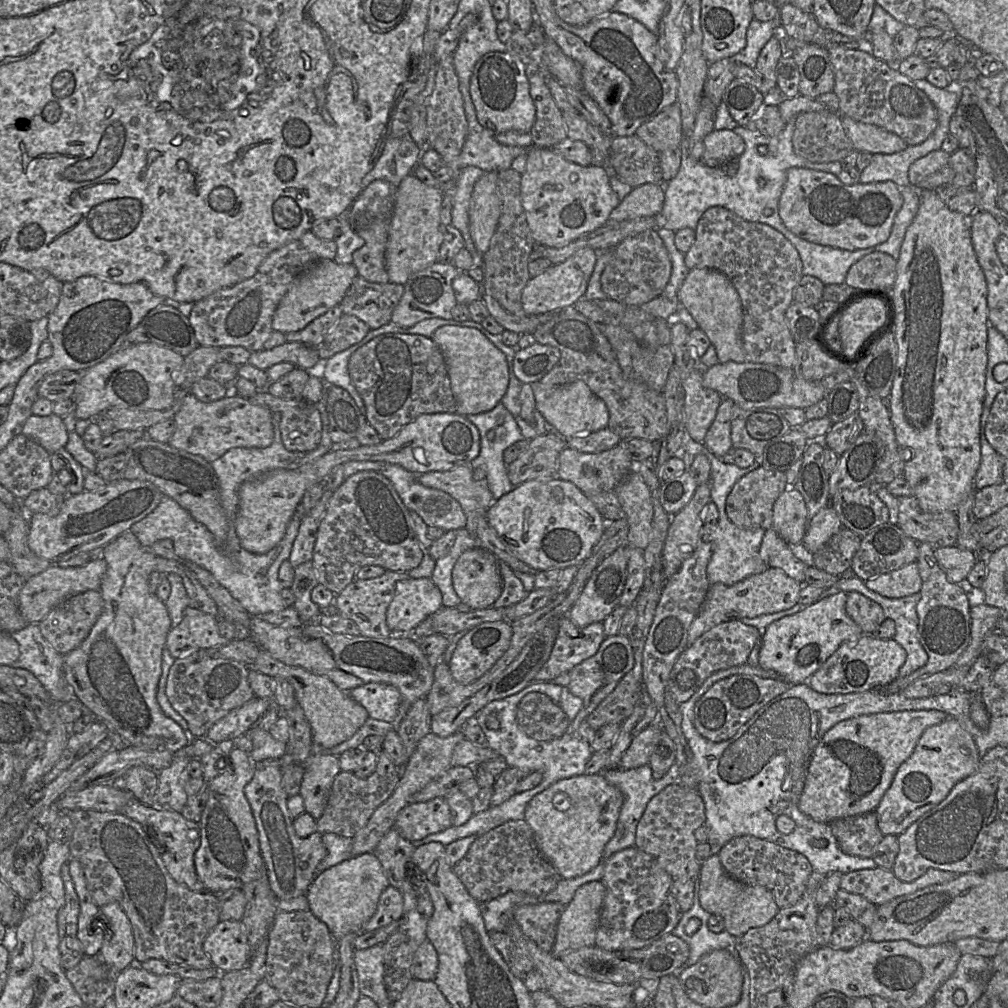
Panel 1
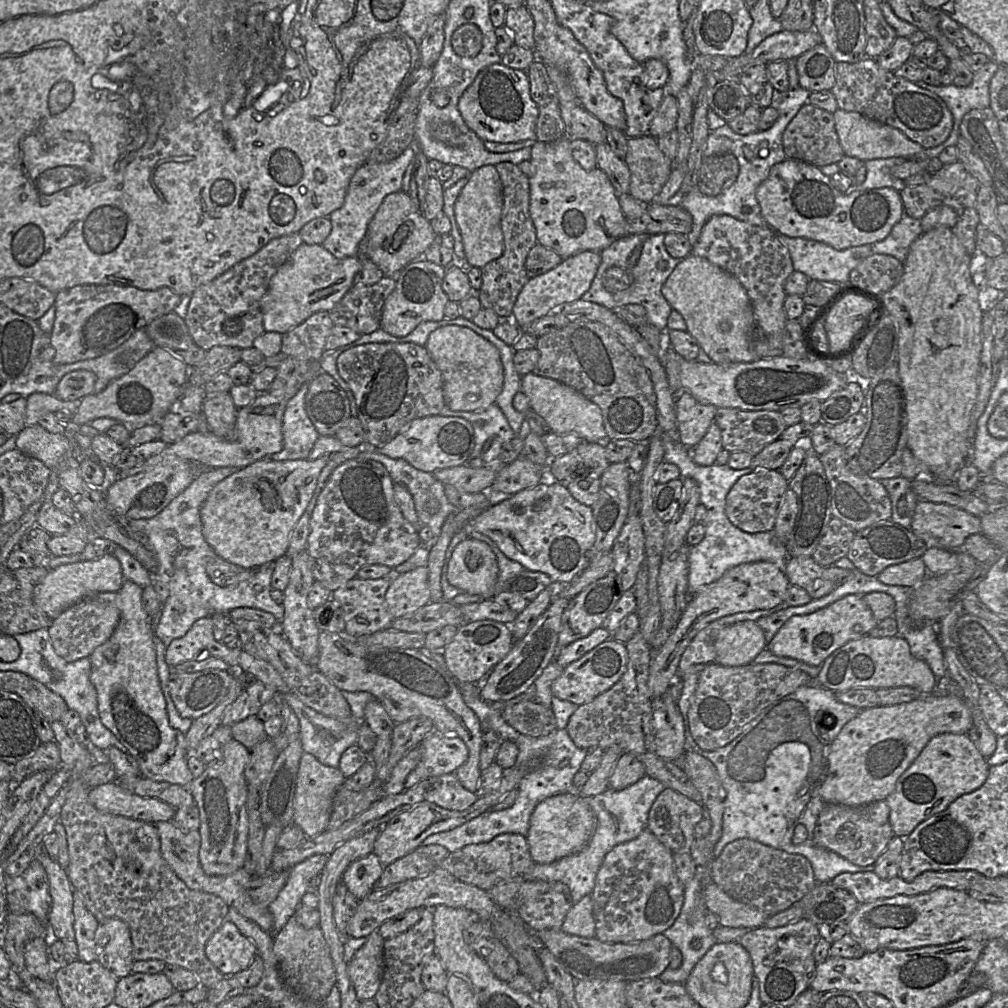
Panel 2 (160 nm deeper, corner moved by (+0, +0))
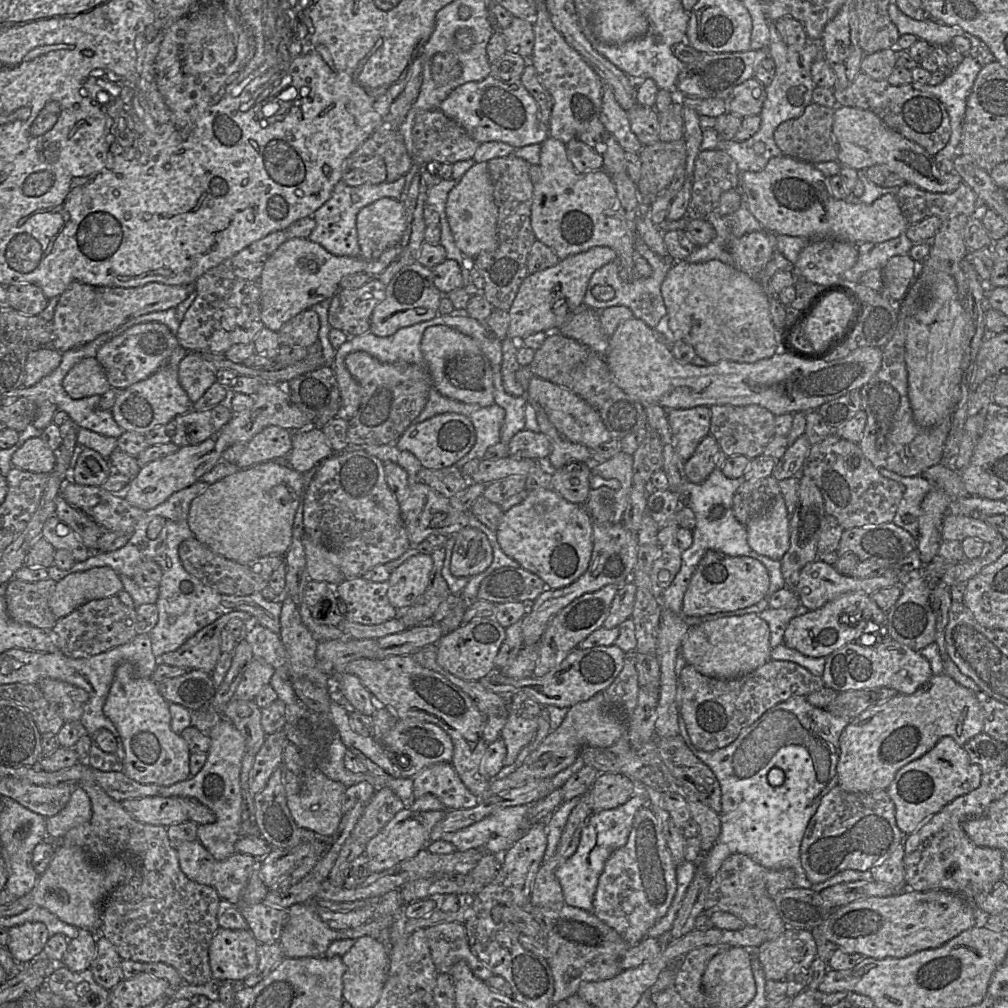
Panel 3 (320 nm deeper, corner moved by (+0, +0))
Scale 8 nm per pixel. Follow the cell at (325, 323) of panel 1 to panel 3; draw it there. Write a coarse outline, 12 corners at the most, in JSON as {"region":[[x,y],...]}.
{"region":[[300,312],[277,332],[282,346],[308,348],[318,340],[320,320]]}

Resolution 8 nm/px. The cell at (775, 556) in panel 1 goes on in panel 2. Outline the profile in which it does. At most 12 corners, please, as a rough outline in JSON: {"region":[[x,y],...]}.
{"region":[[811,556],[789,557],[786,576],[812,599],[831,593],[836,584]]}

